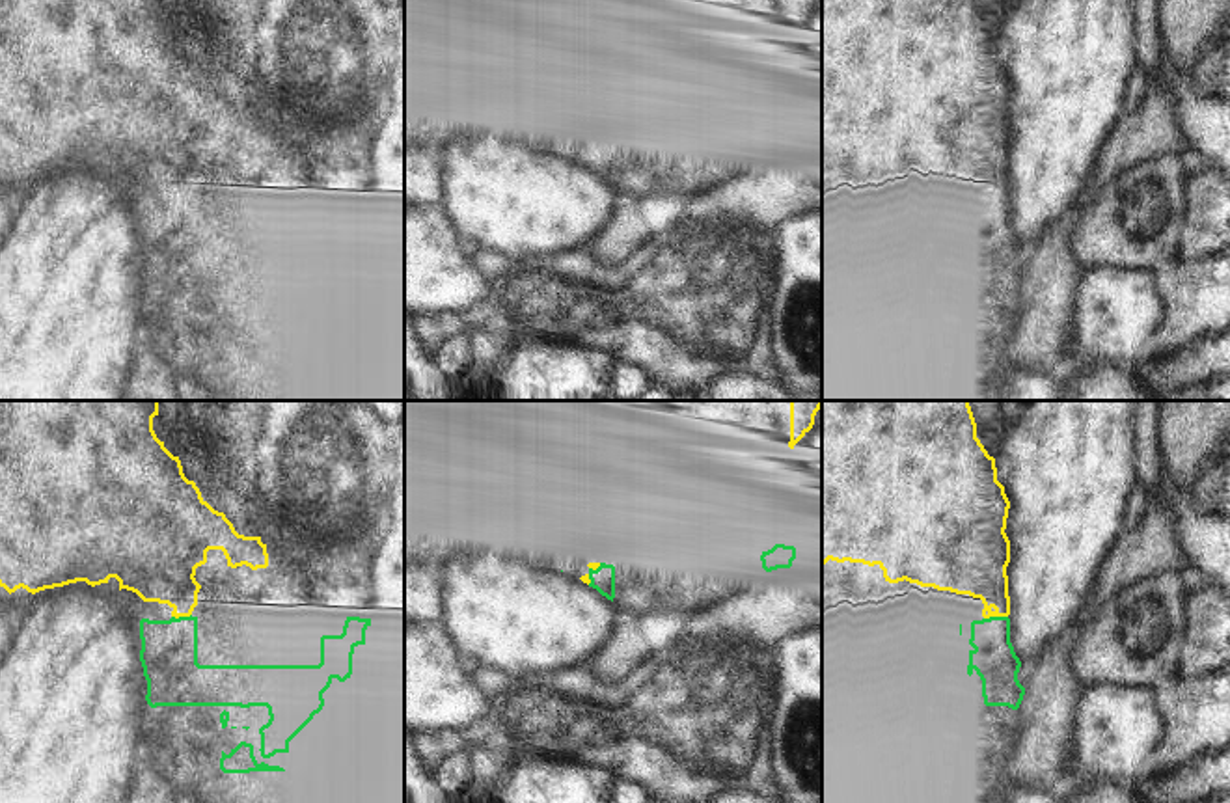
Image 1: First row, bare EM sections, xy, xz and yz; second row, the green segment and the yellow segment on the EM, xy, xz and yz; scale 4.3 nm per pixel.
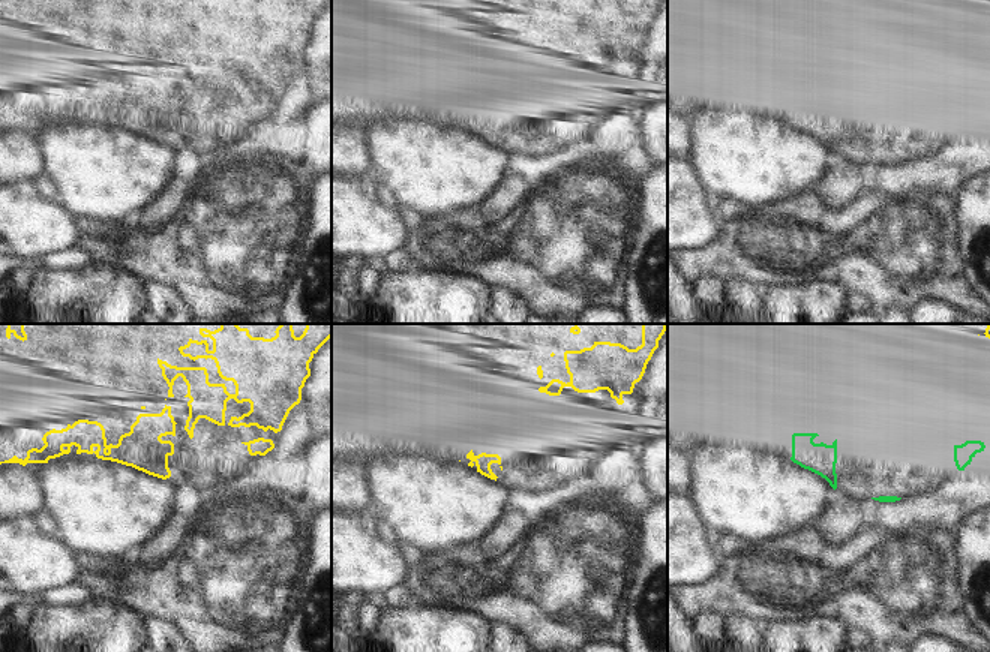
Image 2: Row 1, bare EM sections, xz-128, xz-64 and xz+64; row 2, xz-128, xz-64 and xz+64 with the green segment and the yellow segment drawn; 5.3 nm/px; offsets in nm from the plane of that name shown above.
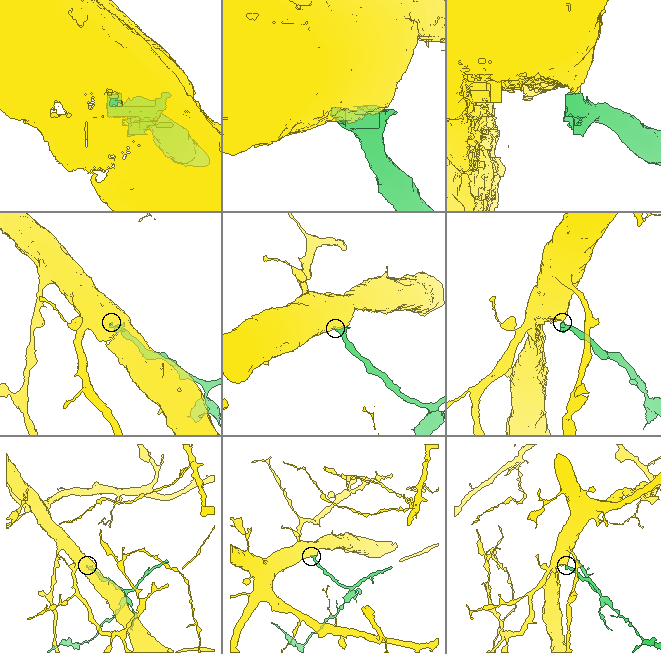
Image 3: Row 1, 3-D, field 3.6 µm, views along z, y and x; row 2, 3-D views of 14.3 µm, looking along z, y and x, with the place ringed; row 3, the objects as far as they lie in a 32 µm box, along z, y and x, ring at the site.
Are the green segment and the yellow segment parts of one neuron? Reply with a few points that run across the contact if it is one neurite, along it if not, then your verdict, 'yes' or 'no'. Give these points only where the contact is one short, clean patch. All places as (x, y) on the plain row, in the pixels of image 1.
line yz (994, 241), (996, 200), (997, 179), (975, 146); yes

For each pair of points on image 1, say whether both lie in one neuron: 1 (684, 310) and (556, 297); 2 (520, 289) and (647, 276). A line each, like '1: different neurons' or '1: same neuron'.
1: same neuron
2: same neuron

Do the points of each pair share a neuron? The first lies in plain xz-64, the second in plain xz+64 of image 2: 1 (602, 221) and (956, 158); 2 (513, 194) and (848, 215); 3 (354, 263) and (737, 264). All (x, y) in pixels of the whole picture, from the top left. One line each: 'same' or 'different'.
1: different
2: different
3: same

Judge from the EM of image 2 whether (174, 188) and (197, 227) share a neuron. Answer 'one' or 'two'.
two

